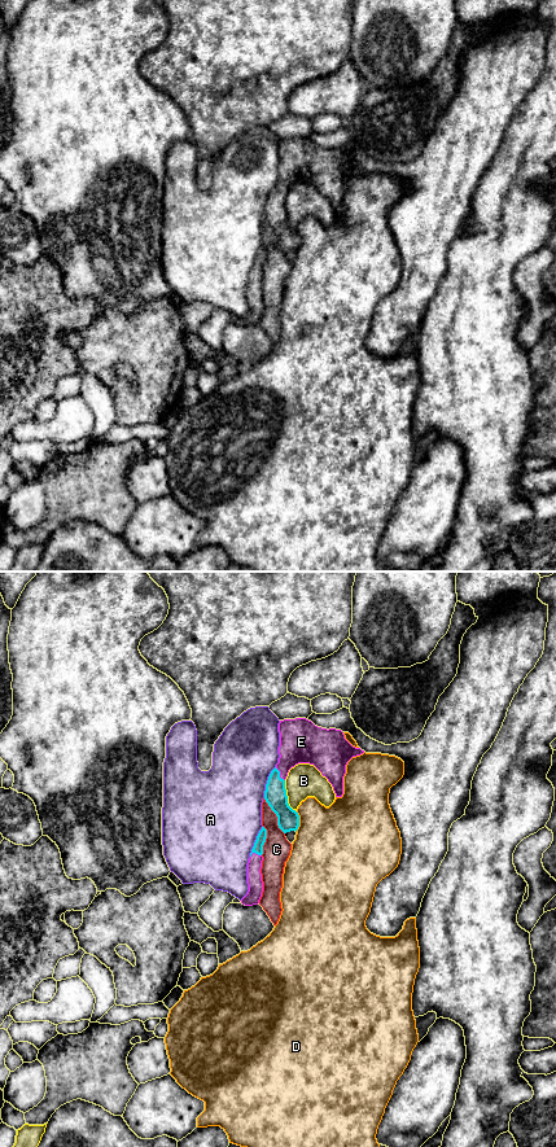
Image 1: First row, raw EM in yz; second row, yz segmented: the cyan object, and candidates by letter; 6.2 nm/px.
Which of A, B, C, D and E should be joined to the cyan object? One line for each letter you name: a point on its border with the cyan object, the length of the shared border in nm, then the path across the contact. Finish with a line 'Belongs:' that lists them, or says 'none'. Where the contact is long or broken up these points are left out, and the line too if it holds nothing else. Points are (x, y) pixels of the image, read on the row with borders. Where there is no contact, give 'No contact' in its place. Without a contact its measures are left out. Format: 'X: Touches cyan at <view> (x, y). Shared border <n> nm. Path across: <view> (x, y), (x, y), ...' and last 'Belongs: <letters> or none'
E: Touches cyan at yz (279, 774). Shared border 110 nm
Belongs: E

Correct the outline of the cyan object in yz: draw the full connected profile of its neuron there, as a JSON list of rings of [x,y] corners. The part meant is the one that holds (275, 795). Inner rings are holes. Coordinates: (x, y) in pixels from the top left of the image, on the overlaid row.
[[[306,718],[280,721],[279,732],[280,758],[268,776],[264,800],[276,814],[279,828],[297,832],[299,815],[289,806],[285,789],[289,770],[298,763],[314,765],[332,784],[336,797],[342,797],[346,765],[364,750],[353,747],[341,730],[321,728]]]

